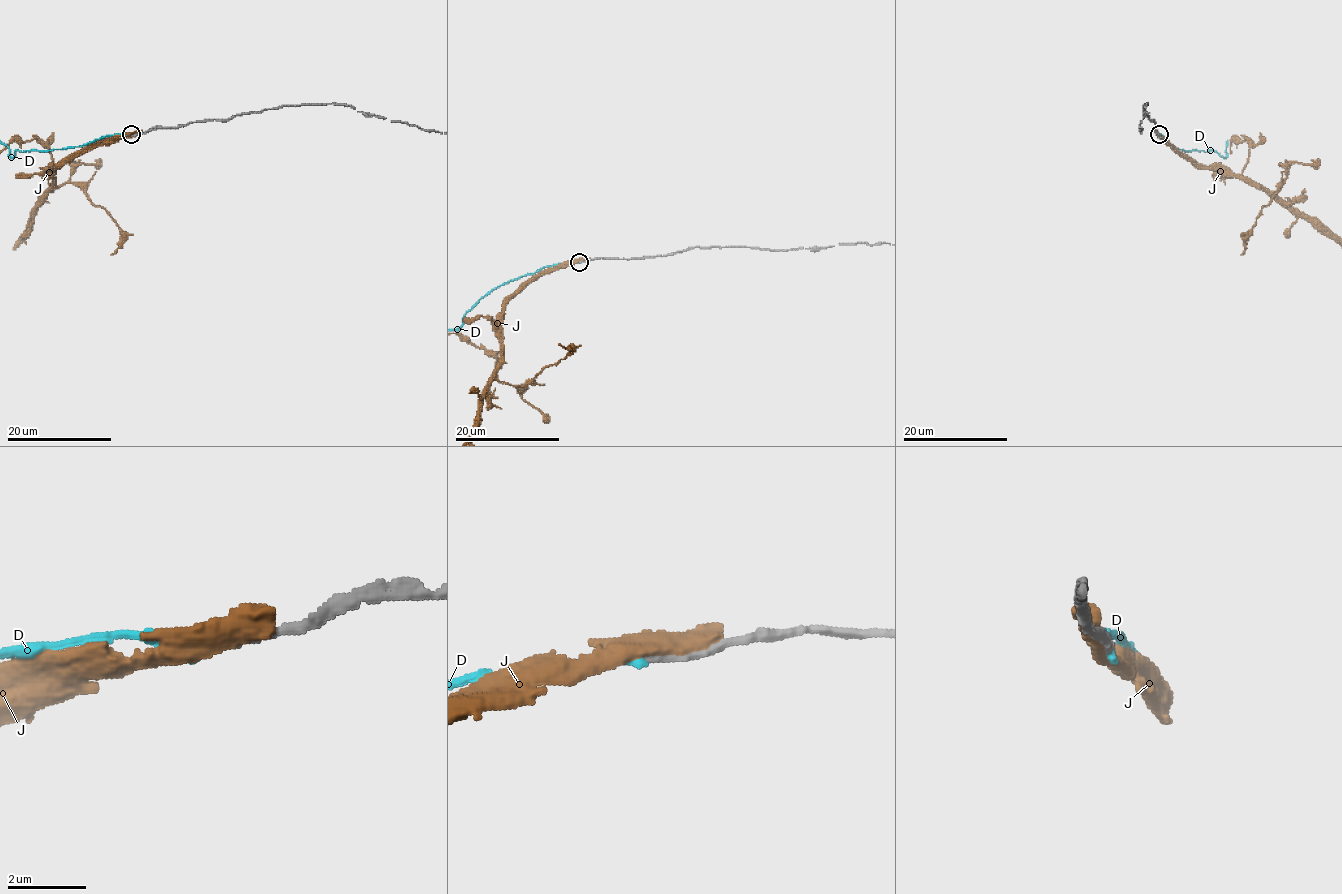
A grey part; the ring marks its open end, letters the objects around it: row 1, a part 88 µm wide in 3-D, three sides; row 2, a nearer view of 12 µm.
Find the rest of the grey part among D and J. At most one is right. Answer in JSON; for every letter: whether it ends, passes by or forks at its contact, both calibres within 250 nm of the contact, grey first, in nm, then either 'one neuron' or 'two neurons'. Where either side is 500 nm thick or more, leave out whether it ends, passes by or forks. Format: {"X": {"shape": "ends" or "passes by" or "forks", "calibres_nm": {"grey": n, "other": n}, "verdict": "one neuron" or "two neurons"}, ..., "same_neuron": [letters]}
{"D": {"shape": "ends", "calibres_nm": {"grey": 240, "other": 180}, "verdict": "two neurons"}, "J": {"calibres_nm": {"grey": 220, "other": 750}, "verdict": "two neurons"}, "same_neuron": []}

